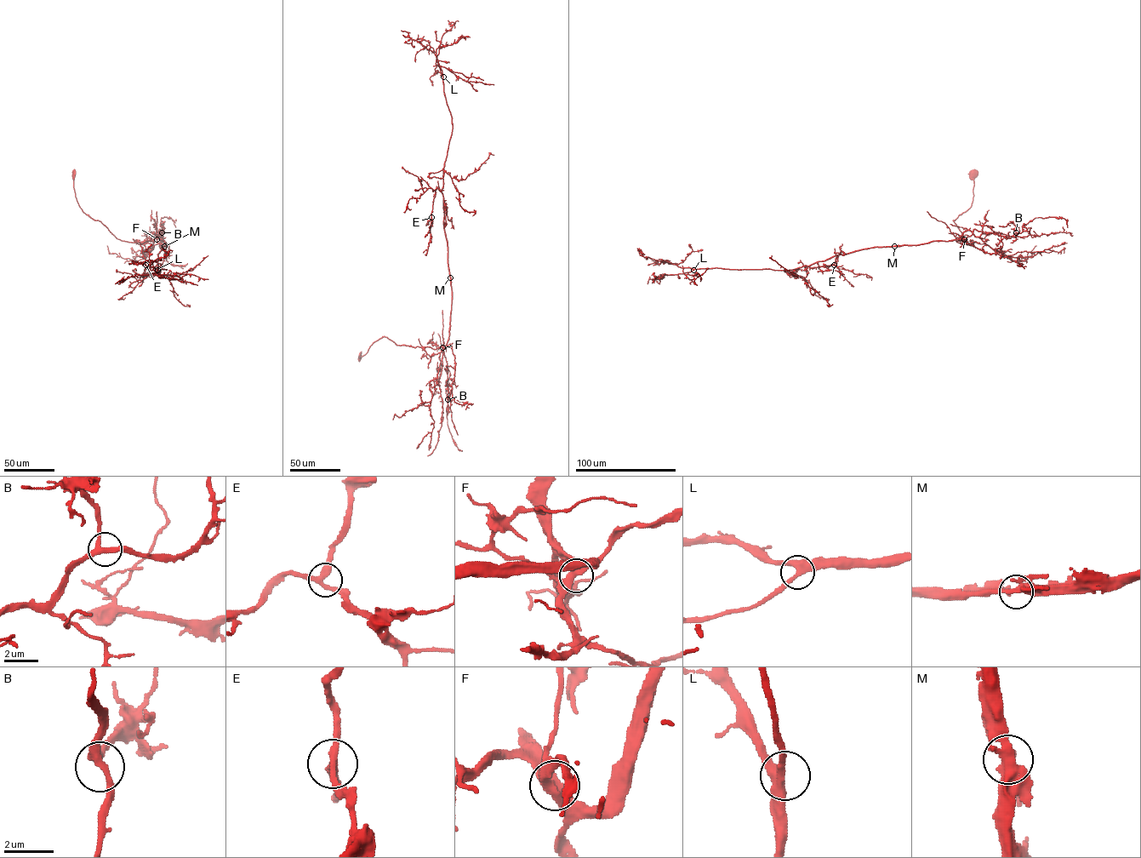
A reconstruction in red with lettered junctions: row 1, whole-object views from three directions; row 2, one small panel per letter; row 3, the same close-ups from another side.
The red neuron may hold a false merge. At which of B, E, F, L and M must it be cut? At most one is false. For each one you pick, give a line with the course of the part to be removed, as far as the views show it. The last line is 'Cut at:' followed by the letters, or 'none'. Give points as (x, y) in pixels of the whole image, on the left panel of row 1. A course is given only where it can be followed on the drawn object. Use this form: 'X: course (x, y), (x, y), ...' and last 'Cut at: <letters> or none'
Cut at: none

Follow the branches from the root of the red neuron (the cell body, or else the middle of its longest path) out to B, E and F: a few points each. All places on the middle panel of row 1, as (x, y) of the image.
B: (359, 357), (373, 342), (384, 336), (396, 345), (435, 349), (441, 346), (447, 368), (447, 399)
E: (359, 357), (384, 336), (396, 345), (445, 348), (452, 291), (443, 194), (436, 187), (431, 217)
F: (359, 357), (373, 342), (384, 336), (396, 345), (442, 347)

